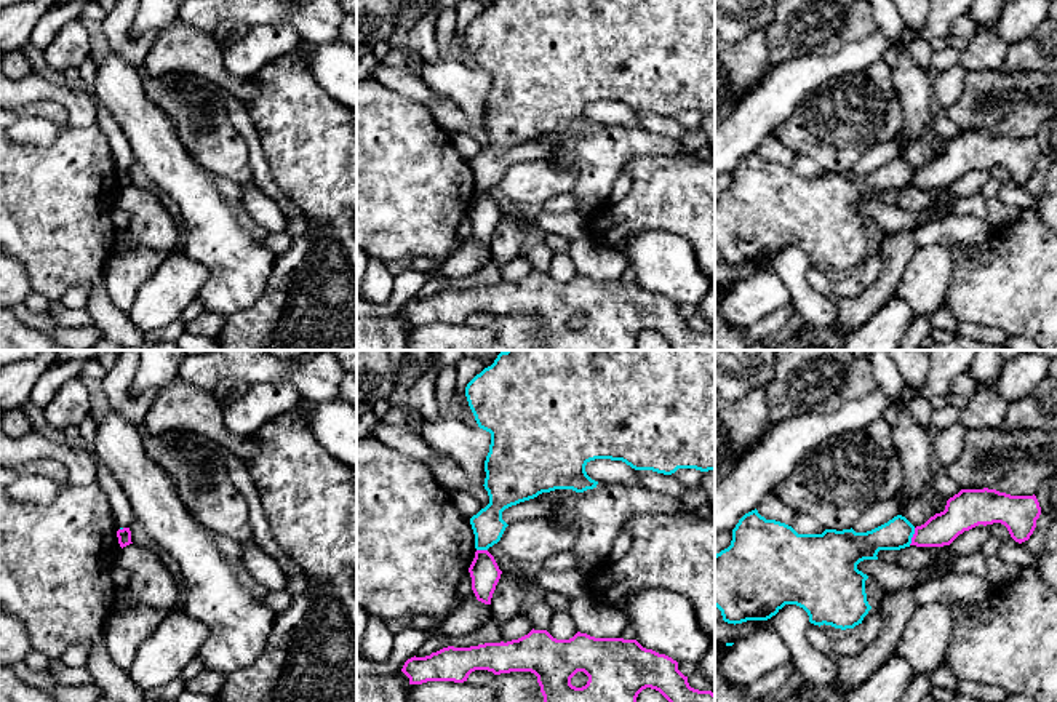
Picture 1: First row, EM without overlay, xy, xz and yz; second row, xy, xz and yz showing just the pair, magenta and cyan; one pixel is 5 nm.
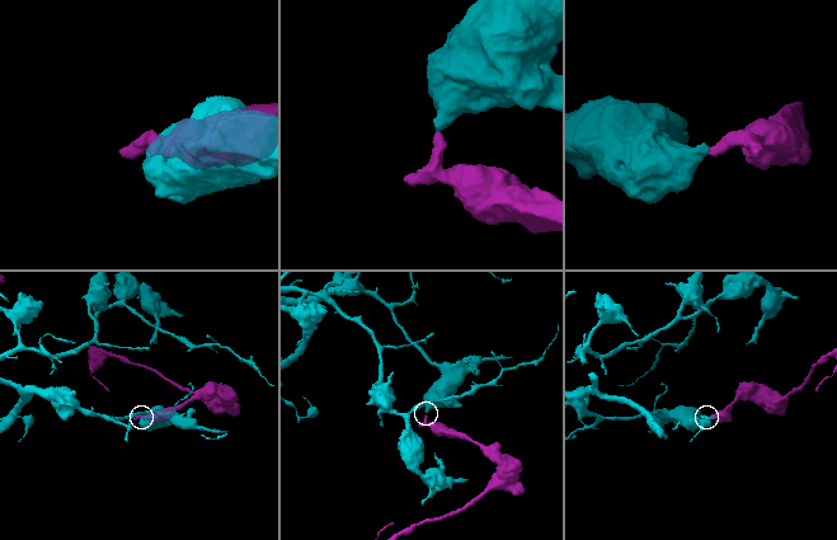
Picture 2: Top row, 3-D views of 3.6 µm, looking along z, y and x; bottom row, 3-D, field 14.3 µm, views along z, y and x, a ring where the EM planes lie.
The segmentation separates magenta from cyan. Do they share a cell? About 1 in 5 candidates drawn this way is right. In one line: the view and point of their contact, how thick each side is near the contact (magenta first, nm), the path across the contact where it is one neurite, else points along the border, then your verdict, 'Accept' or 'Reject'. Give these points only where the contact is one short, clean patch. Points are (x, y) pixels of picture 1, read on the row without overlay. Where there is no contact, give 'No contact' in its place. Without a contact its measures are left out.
Touches magenta at yz (913, 178). Thickness 160 nm (magenta) against 150 nm. Boundary: yz (915, 170), (909, 186). Reject

